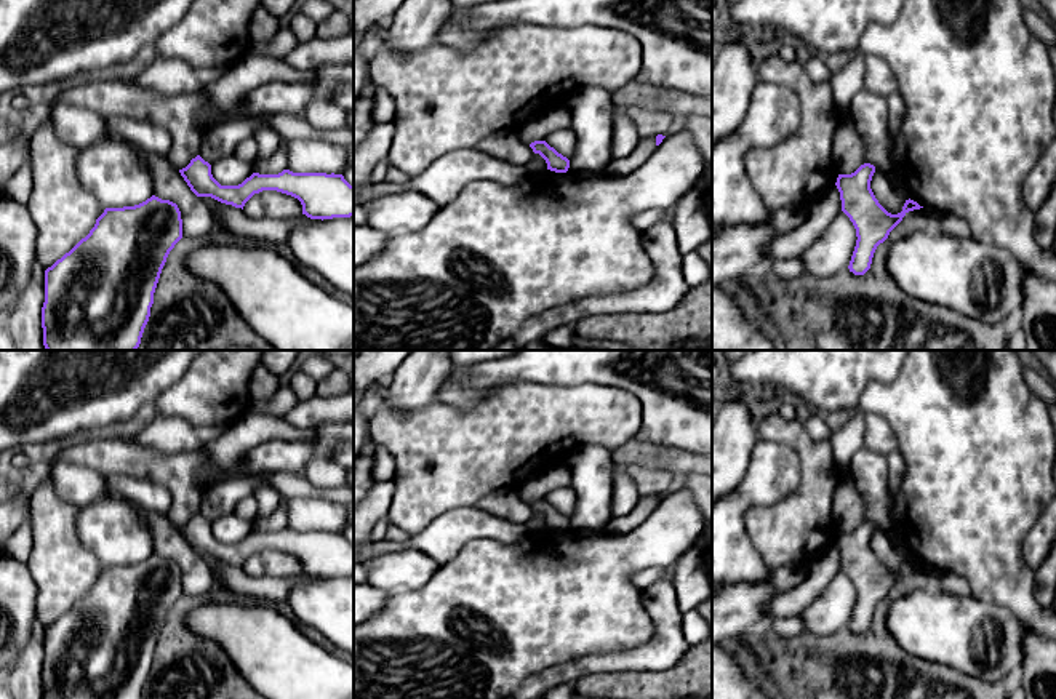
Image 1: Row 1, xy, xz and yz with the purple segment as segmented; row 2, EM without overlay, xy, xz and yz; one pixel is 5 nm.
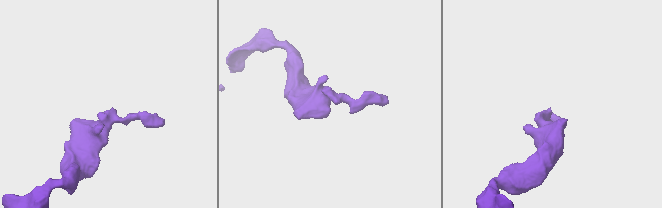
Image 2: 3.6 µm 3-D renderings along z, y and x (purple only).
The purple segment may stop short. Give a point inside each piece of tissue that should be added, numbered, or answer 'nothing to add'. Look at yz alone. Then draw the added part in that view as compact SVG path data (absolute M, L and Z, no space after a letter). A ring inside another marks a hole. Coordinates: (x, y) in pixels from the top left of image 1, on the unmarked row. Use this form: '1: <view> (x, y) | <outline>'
nothing to add

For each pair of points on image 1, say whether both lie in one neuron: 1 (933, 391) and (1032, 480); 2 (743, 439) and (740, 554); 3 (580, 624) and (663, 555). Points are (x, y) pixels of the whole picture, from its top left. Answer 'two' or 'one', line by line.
1: one
2: two
3: one

